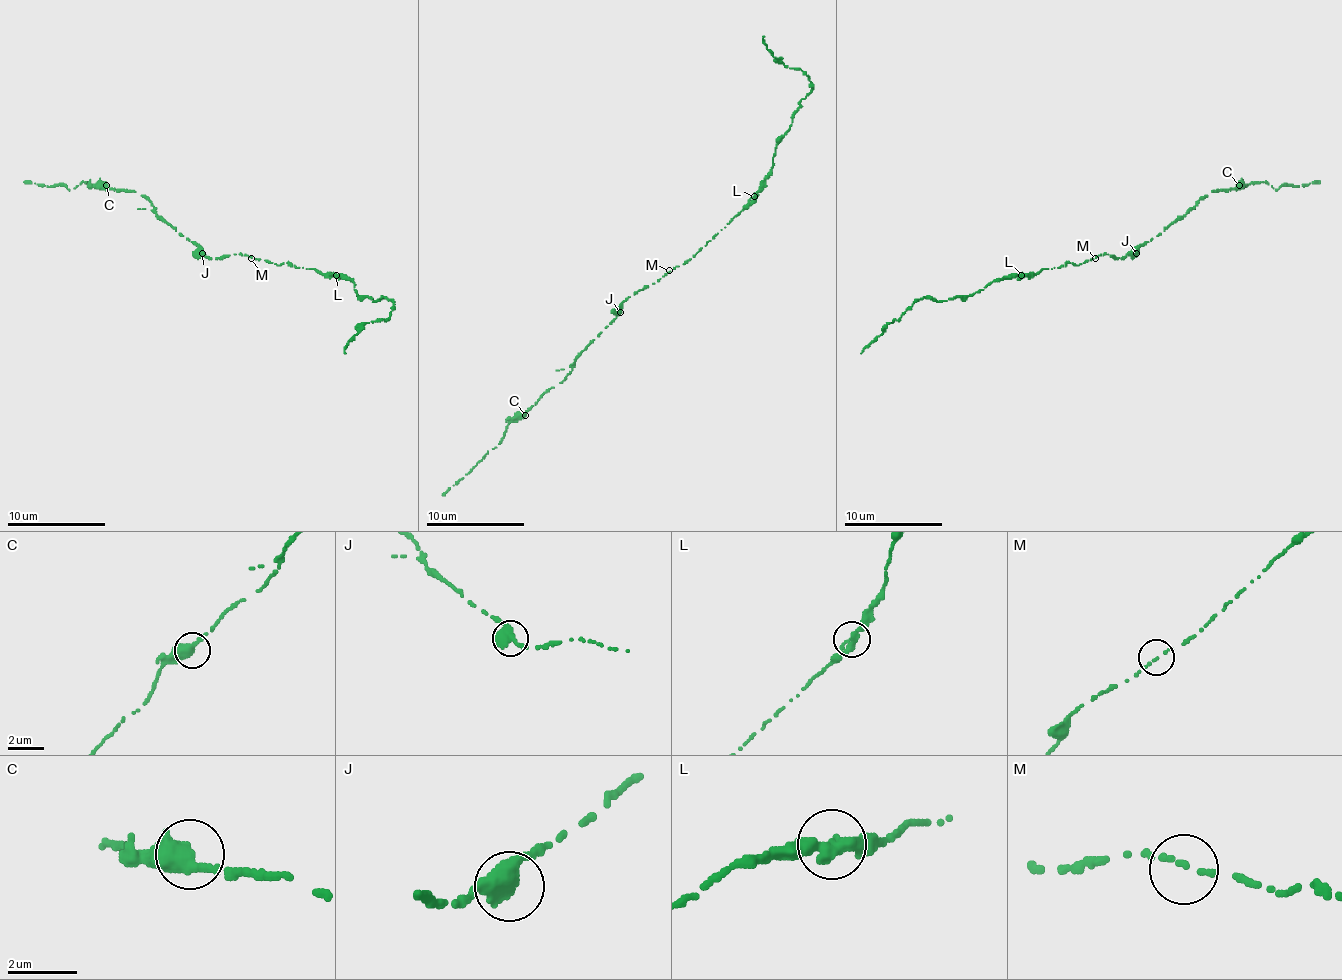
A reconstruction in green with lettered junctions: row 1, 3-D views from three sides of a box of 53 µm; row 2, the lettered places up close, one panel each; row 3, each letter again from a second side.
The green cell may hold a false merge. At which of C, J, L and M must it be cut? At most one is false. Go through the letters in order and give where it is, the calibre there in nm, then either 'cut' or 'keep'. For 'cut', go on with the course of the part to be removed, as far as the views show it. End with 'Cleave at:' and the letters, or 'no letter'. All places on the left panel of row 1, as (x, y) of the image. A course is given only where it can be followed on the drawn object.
C: place (106, 185); calibre 400 nm; keep
J: place (202, 253); calibre 480 nm; keep
L: place (336, 275); calibre 400 nm; keep
M: place (251, 258); calibre 200 nm; keep
Cleave at: no letter

